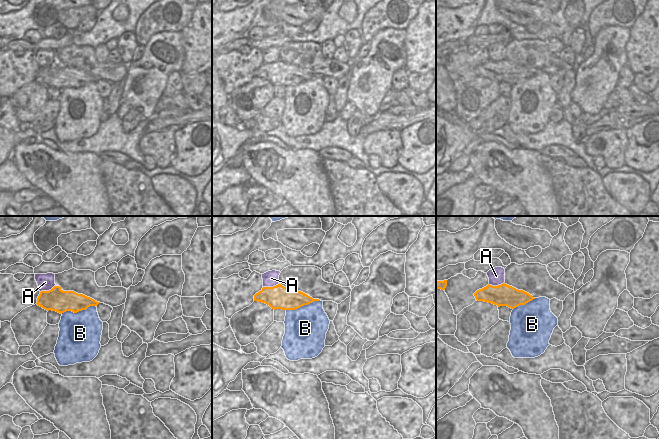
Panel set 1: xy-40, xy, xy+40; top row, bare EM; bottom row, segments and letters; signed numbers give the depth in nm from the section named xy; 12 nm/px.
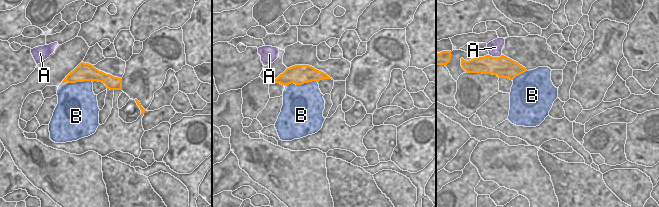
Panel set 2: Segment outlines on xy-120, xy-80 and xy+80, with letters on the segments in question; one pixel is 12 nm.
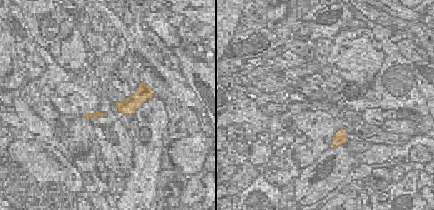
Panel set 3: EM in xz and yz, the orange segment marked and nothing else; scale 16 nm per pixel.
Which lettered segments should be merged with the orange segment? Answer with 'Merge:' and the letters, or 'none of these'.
Merge: none of these

